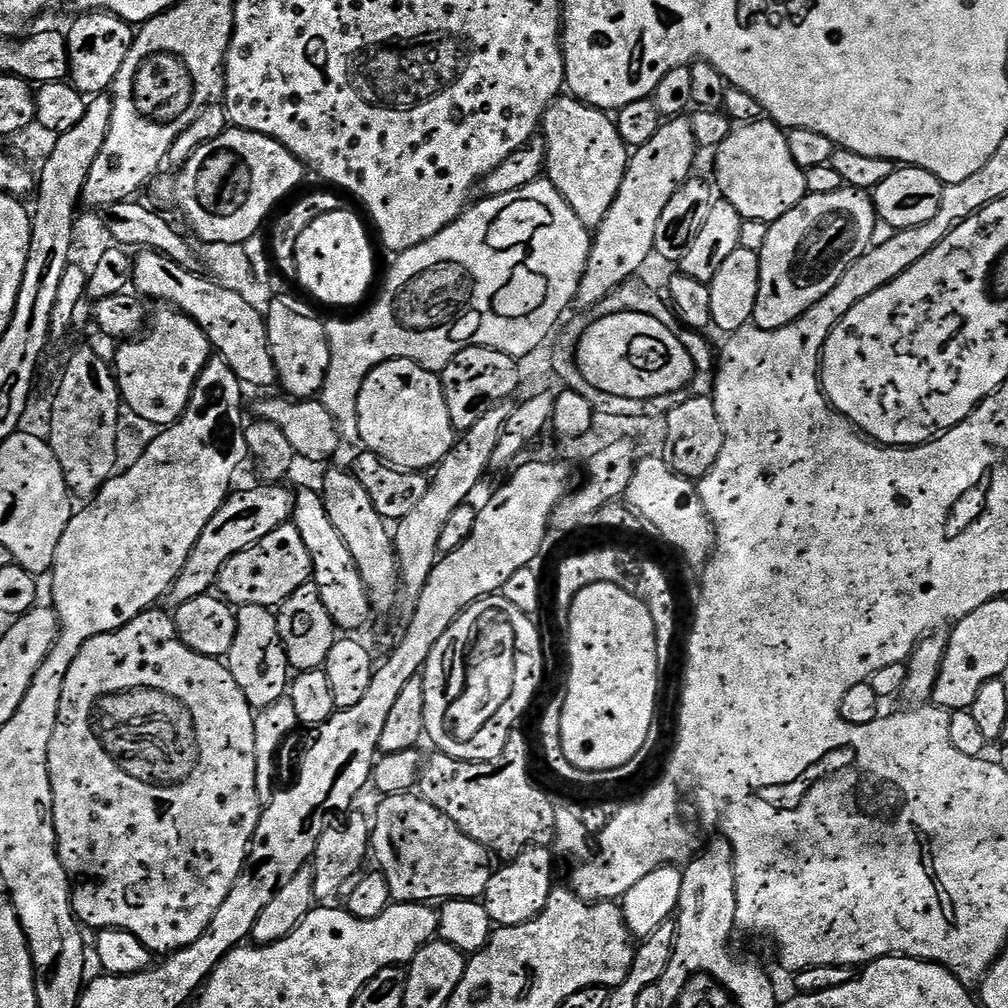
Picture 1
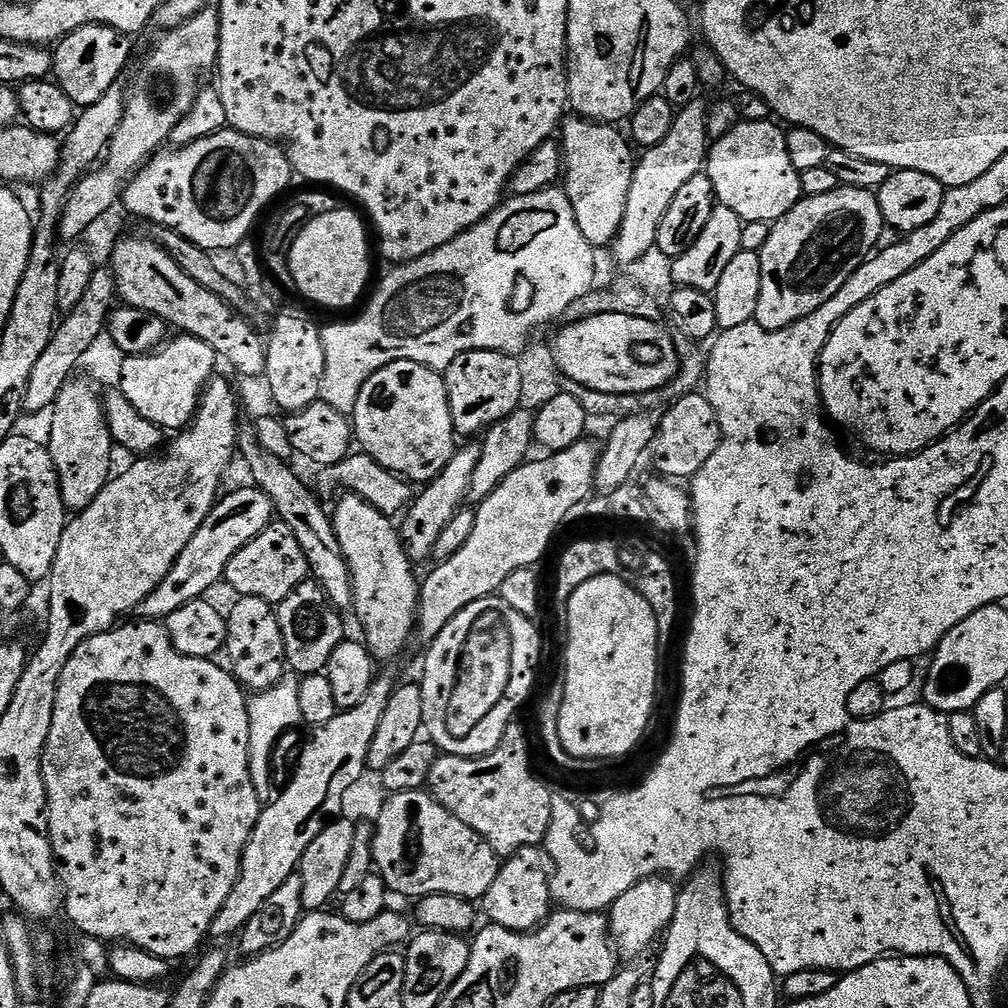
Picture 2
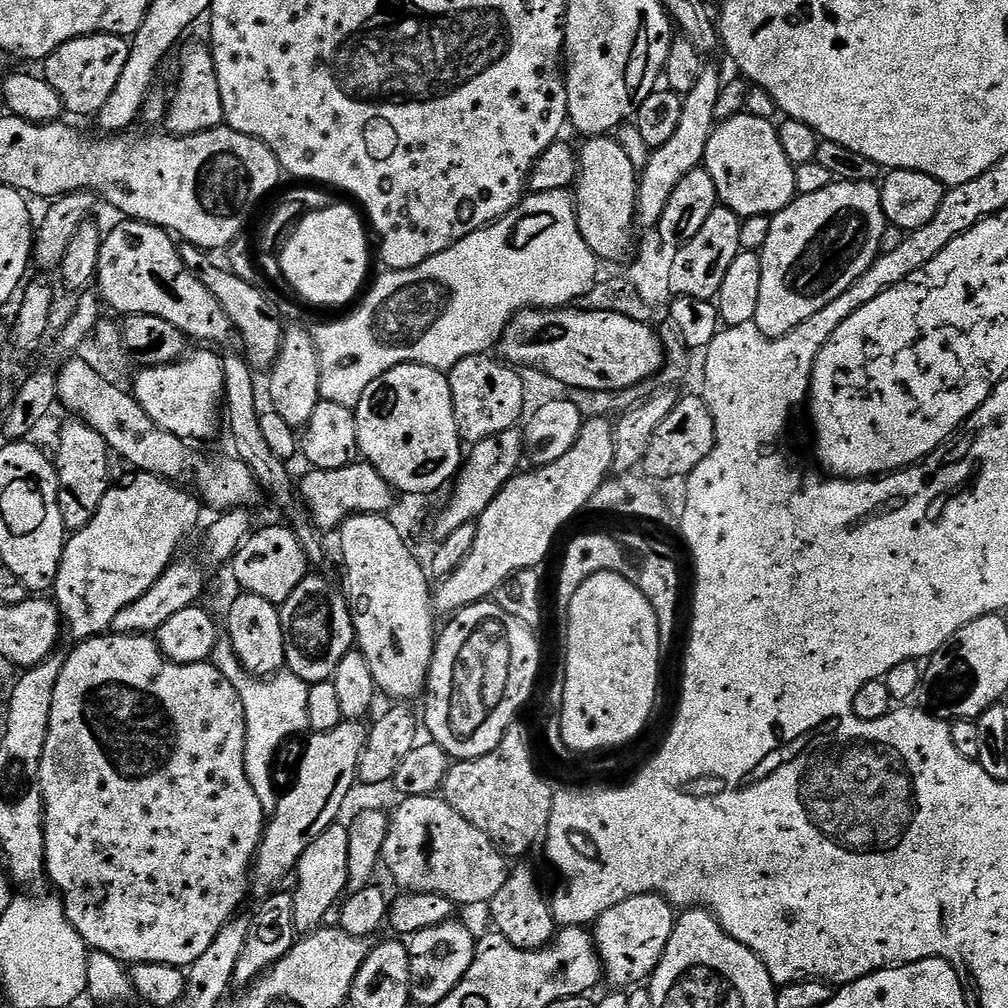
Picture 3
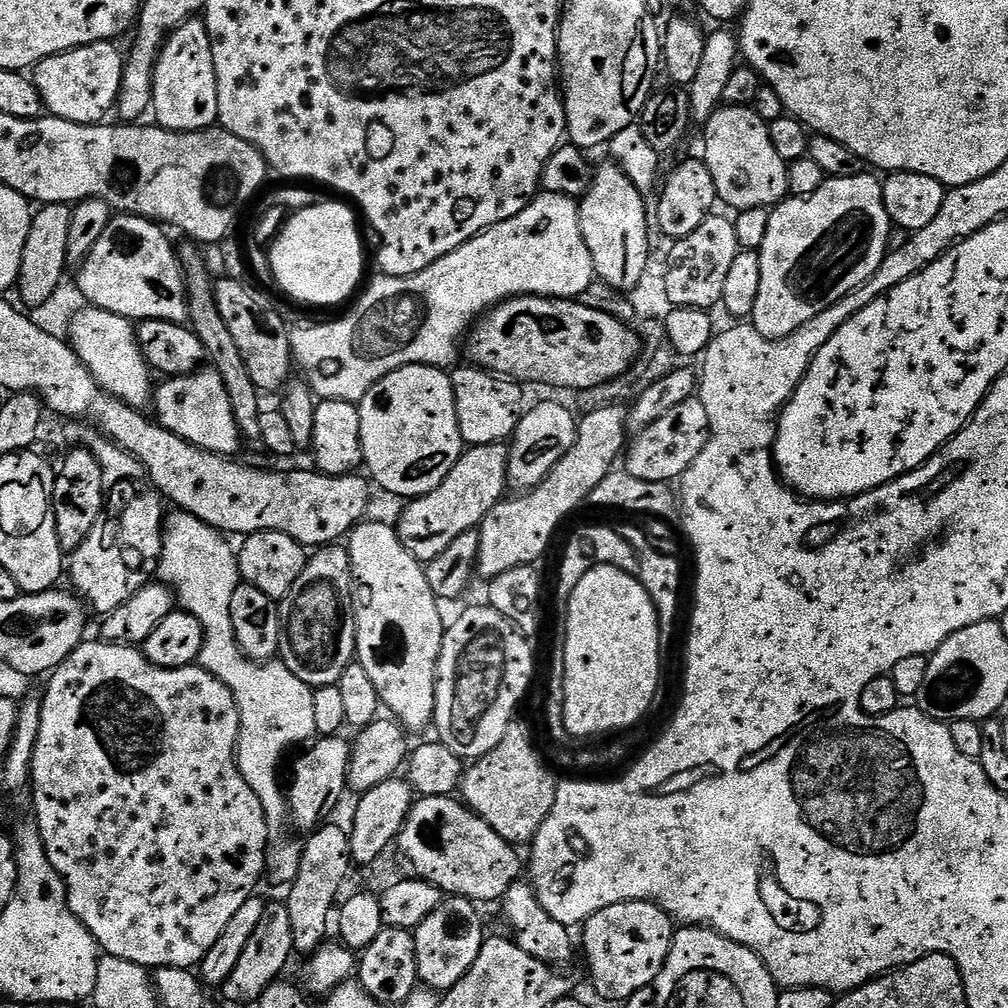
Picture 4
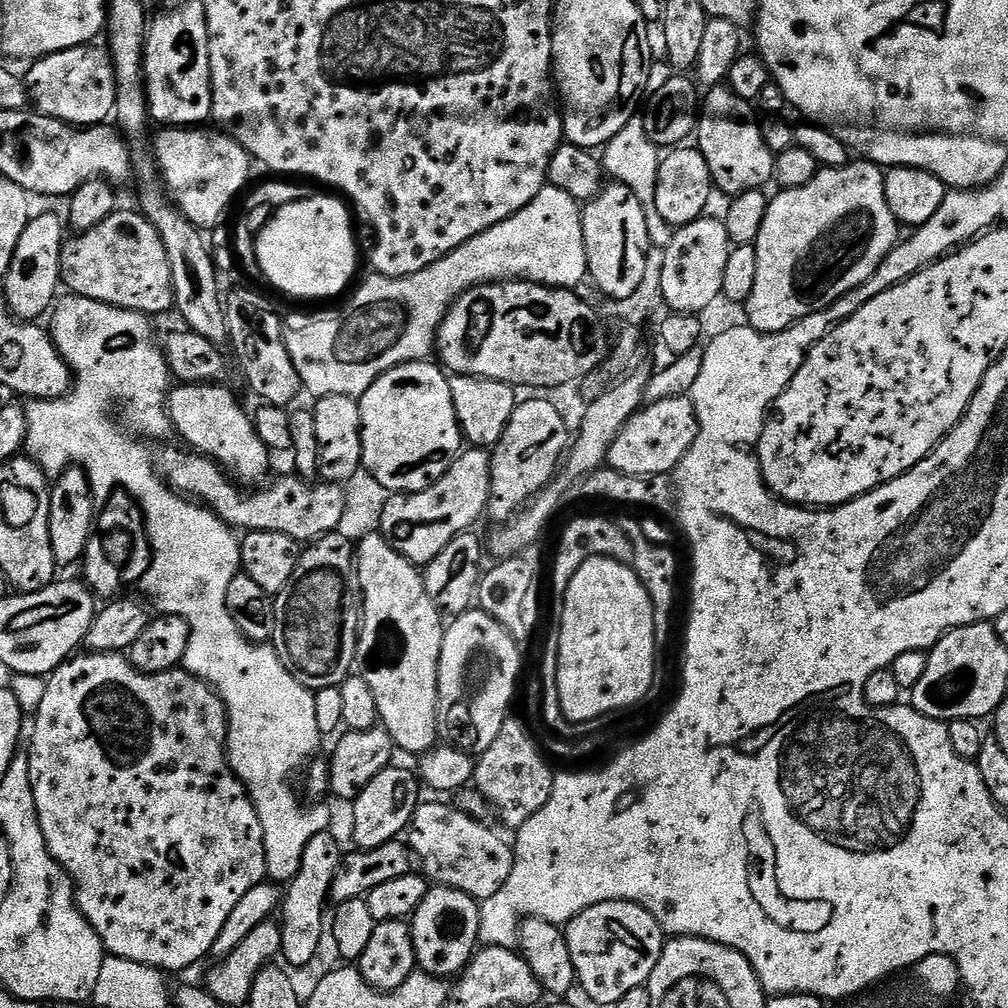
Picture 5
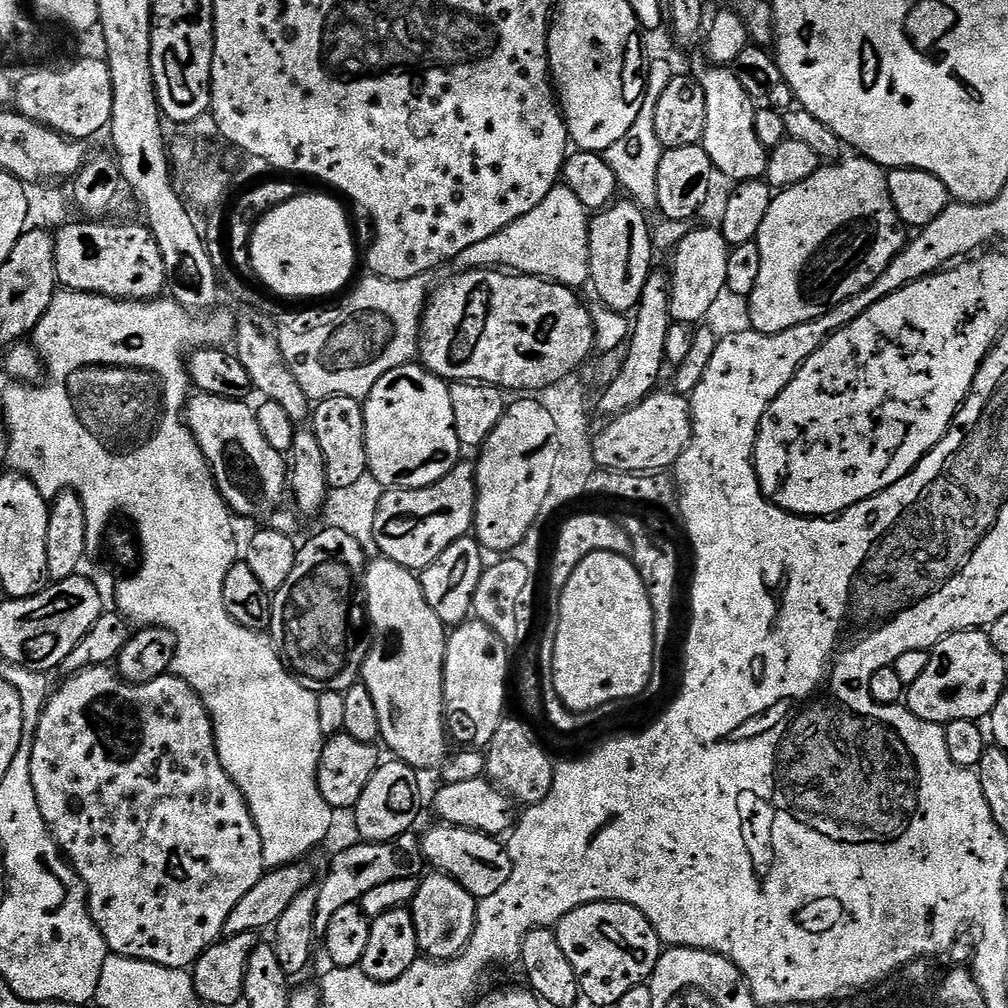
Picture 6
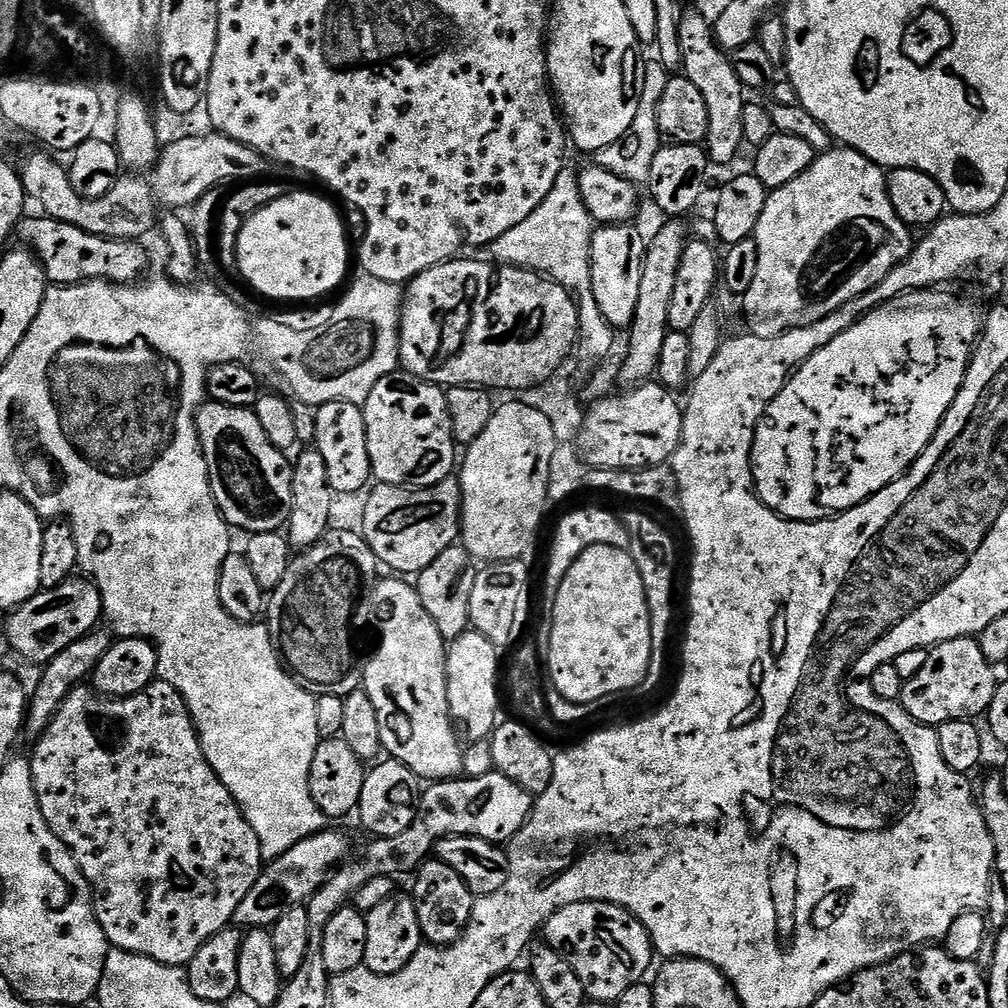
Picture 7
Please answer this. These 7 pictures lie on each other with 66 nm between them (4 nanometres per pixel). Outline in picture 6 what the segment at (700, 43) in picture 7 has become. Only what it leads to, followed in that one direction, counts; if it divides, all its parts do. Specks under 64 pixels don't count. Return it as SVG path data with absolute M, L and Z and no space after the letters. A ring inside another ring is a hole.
M707 66L695 69L694 75L706 94L706 130L702 146L710 158L713 169L720 172L731 182L759 180L768 165L769 149L758 142L758 134L754 134L754 118L757 101L742 90L742 82L728 66Z

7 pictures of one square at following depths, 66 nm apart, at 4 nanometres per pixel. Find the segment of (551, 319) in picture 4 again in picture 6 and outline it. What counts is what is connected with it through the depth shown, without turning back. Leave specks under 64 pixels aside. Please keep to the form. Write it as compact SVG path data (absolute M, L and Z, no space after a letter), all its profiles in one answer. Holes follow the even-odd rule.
M487 268L460 270L437 292L435 289L424 305L418 345L419 363L449 382L492 384L509 393L539 394L546 386L554 386L554 382L575 373L596 348L592 313L580 305L579 298L572 292L575 291L569 285L557 284L539 276Z

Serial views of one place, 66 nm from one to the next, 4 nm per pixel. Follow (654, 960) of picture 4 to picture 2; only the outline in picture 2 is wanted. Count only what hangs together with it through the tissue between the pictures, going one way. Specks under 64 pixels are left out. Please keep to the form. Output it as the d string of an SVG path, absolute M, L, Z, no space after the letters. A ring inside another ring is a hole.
M651 876L649 880L640 880L622 898L613 902L607 909L608 931L616 949L617 957L624 962L636 962L640 955L659 941L662 934L667 933L674 918L678 888L671 879L663 876Z

